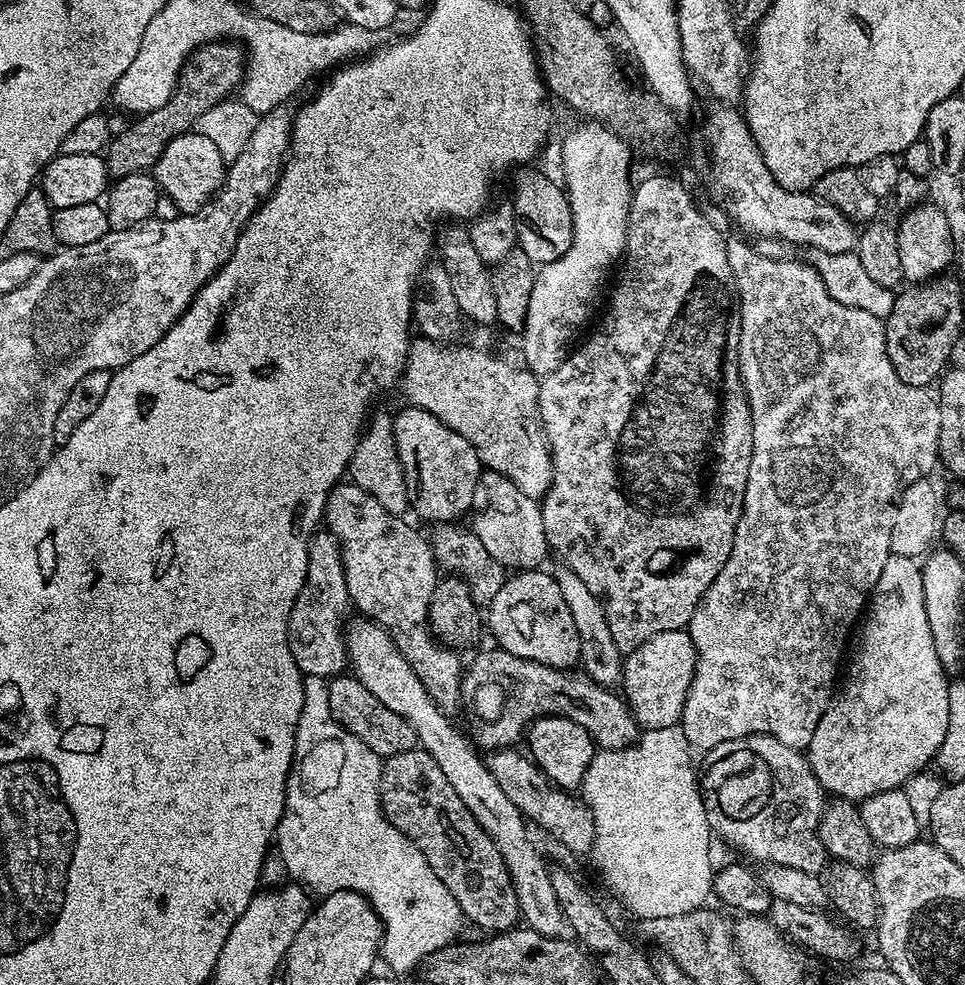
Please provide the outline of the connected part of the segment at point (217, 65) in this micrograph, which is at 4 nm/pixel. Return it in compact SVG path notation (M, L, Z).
M213 42L193 52L182 66L180 77L176 79L176 88L166 106L143 113L139 118L133 119L136 121L125 132L117 131L109 139L106 149L109 177L119 178L126 174L155 169L162 150L166 150L169 142L184 132L193 131L195 122L206 110L218 106L239 89L240 81L244 78L245 57L239 47L225 47L228 48L225 52L220 48L223 47Z

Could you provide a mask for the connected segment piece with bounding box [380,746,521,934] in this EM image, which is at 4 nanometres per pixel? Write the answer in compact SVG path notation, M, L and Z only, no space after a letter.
M417 746L406 750L402 754L394 754L383 761L380 770L380 808L393 826L422 854L426 854L426 862L438 878L442 878L442 886L454 894L454 902L458 902L463 919L472 924L477 924L480 928L485 928L485 933L495 934L506 932L509 928L517 927L521 919L520 903L516 897L516 888L512 884L510 874L504 865L502 854L498 846L482 830L480 823L466 810L466 802L458 798L458 793L454 791L454 786L446 782L446 774L438 767L438 762L430 758L424 749Z

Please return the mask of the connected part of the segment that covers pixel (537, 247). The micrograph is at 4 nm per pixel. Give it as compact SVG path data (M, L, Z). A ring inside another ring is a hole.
M524 166L519 169L516 176L516 212L529 224L530 227L525 230L521 236L518 236L518 246L526 254L526 258L532 260L533 265L539 266L549 264L551 260L557 260L570 248L572 241L572 211L568 205L567 191L559 183L556 184L544 172L532 168L536 166Z

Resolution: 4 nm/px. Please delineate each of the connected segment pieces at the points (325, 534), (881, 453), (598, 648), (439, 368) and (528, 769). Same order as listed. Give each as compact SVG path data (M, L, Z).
M327 530L317 531L310 542L310 561L307 578L291 608L287 622L287 640L295 664L308 676L331 678L347 665L344 644L344 616L350 608L340 544Z
M734 238L728 240L728 257L730 258L730 270L732 271L732 279L734 281L734 291L738 297L738 315L740 317L740 341L738 342L740 377L744 383L744 395L748 398L748 409L752 415L750 474L746 478L744 499L740 505L740 517L734 530L734 542L730 550L730 558L726 558L726 562L722 566L718 578L714 578L714 582L708 587L706 594L698 602L698 606L694 610L694 614L690 618L686 629L688 636L694 642L696 669L694 670L694 678L690 682L690 690L686 694L686 706L680 715L679 727L683 728L684 737L688 739L689 745L691 745L693 749L701 748L701 753L704 754L711 752L712 749L718 747L719 744L726 743L727 740L741 740L743 736L773 736L774 738L778 738L778 742L782 742L786 746L804 750L807 749L810 738L814 738L814 730L818 730L818 722L822 718L822 714L834 699L834 689L838 684L836 671L838 671L839 668L841 671L842 668L840 655L844 652L844 643L848 640L848 631L851 630L852 623L854 623L854 628L857 621L861 619L868 602L868 597L872 595L872 587L878 582L878 574L882 573L882 566L890 553L890 526L894 526L894 514L896 513L896 504L900 501L900 495L906 490L906 486L910 486L910 482L918 482L919 480L925 479L925 477L929 475L928 471L934 466L937 467L938 451L940 448L940 402L933 393L931 396L931 391L929 391L928 388L912 386L898 376L894 370L894 366L890 362L890 358L886 354L884 320L879 316L870 314L866 310L858 310L854 306L846 306L842 302L838 302L838 298L834 298L824 288L822 278L818 275L815 268L812 267L811 263L804 262L804 264L799 264L796 260L775 260L772 256L763 256L762 253L755 252L746 241L734 240Z
M566 566L559 567L551 569L550 575L558 582L558 590L562 590L562 598L566 598L566 606L570 606L574 627L578 630L582 670L604 688L615 689L624 679L624 656L622 649L614 642L614 634L610 634L604 605L601 604L595 592L590 591L586 586L586 582L582 582L582 578L574 574L574 570Z
M417 338L411 341L408 350L408 359L404 361L402 375L399 377L399 387L404 387L404 396L409 405L414 408L421 408L430 414L434 414L434 418L438 418L446 426L450 426L450 430L454 430L458 434L462 434L462 438L466 438L466 442L470 442L470 446L474 446L474 450L478 454L481 465L485 469L496 472L498 475L505 476L510 482L522 491L523 494L535 498L543 497L548 491L549 484L552 481L552 457L549 456L548 445L542 439L541 423L537 417L537 404L539 402L539 386L540 380L534 373L528 371L527 367L521 366L519 363L507 364L504 360L499 360L496 356L491 356L488 352L483 352L480 348L467 348L466 345L460 344L457 348L454 346L445 346L443 343L427 338Z
M496 750L487 757L488 768L494 774L498 786L506 790L506 798L518 806L518 810L533 825L545 828L556 840L561 840L572 852L591 851L594 839L594 829L592 826L592 812L589 811L583 799L576 800L571 791L557 788L535 763L523 751L520 750Z

